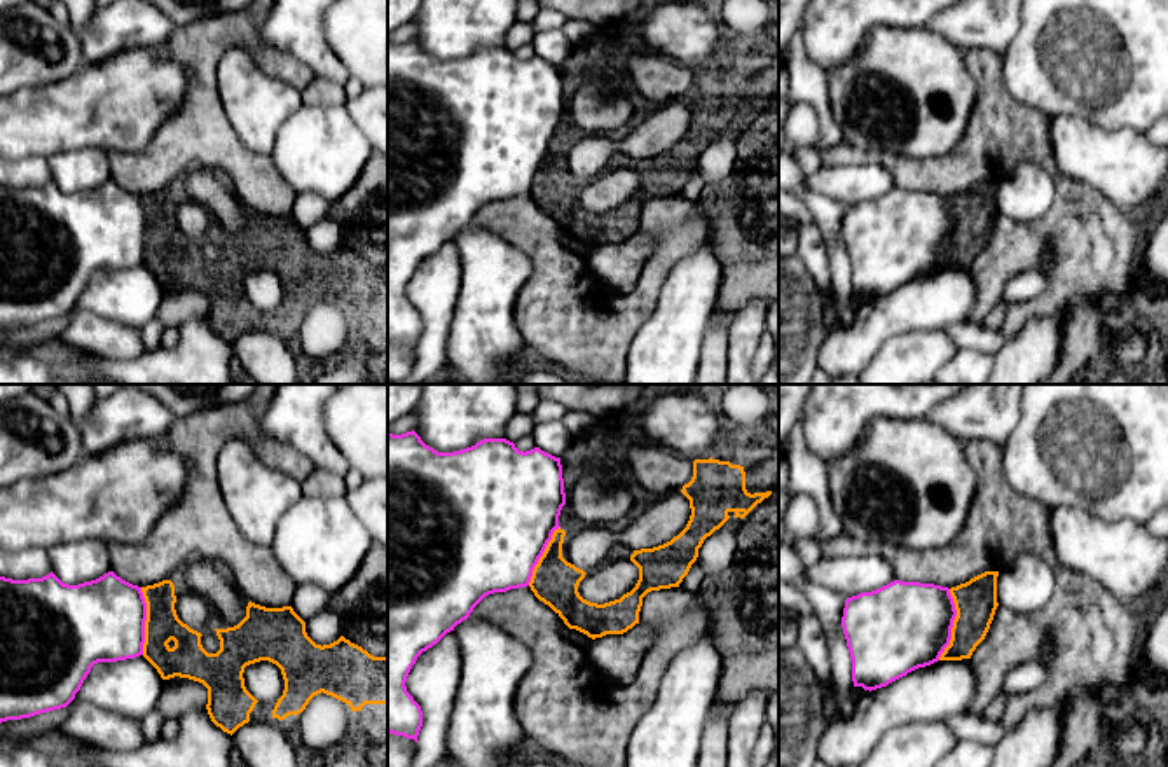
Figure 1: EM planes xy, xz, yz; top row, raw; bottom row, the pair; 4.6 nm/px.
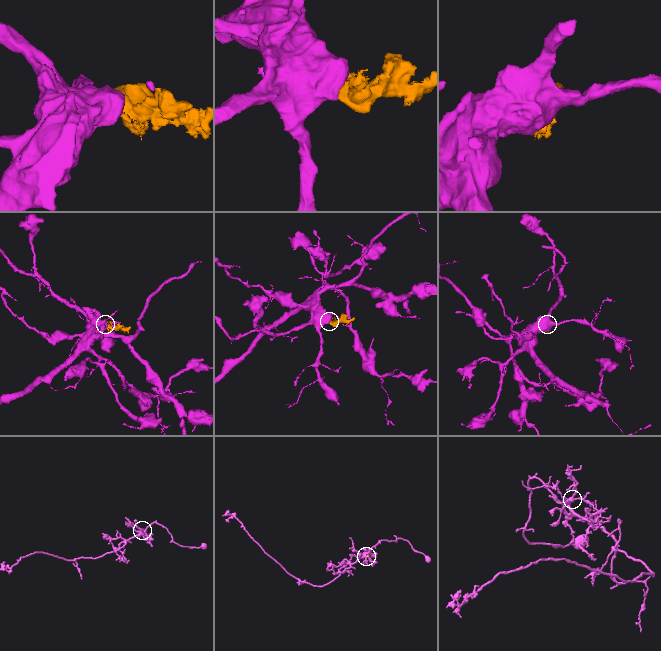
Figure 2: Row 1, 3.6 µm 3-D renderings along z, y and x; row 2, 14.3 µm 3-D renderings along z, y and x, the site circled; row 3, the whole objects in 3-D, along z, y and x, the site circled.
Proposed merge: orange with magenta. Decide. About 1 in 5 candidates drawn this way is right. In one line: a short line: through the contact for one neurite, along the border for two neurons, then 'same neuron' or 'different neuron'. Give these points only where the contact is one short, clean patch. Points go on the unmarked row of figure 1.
different neuron

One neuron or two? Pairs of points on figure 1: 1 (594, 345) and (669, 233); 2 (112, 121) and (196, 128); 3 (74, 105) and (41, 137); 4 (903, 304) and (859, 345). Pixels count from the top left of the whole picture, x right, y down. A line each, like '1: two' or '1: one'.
1: one
2: two
3: one
4: one

